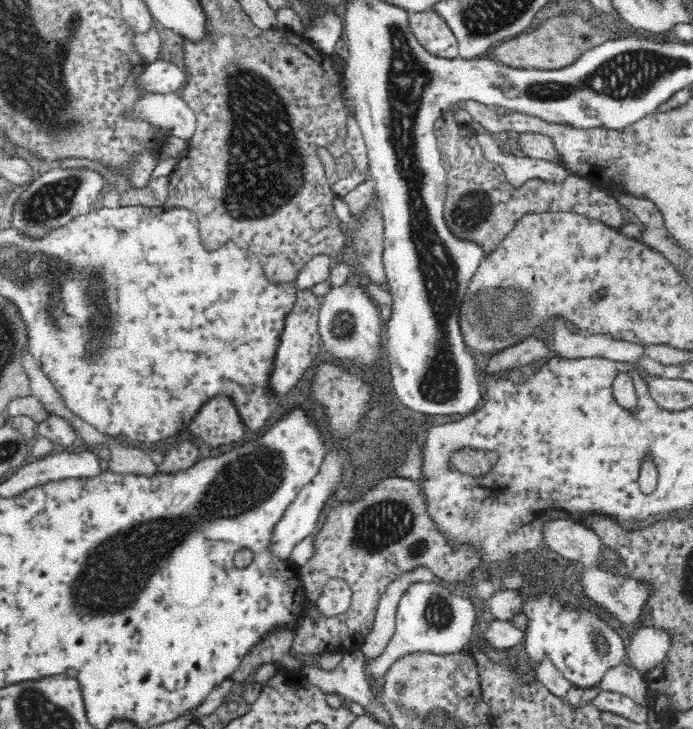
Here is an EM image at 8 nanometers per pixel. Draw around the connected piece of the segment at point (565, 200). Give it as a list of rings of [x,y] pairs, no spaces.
[[[454,109],[446,111],[437,120],[434,131],[442,165],[447,174],[443,211],[446,226],[456,239],[480,247],[484,256],[496,250],[514,228],[514,224],[524,215],[572,211],[619,230],[624,224],[624,216],[617,201],[588,179],[570,175],[562,186],[558,186],[556,183],[534,178],[526,181],[520,188],[514,188],[506,179],[502,168],[484,157],[473,130],[457,122]]]

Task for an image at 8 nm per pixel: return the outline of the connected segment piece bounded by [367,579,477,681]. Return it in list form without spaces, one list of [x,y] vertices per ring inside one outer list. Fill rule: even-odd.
[[[436,579],[432,582],[413,582],[402,592],[395,616],[395,633],[386,650],[377,659],[368,661],[368,676],[382,679],[390,665],[403,656],[417,652],[448,654],[458,652],[471,642],[472,630],[477,622],[475,603],[459,597]]]

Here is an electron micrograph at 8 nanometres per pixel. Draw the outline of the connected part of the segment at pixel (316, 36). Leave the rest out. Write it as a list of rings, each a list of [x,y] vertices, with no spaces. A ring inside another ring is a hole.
[[[326,12],[313,20],[309,29],[302,28],[301,35],[310,41],[322,53],[331,55],[340,40],[345,39],[345,24],[342,15]]]

